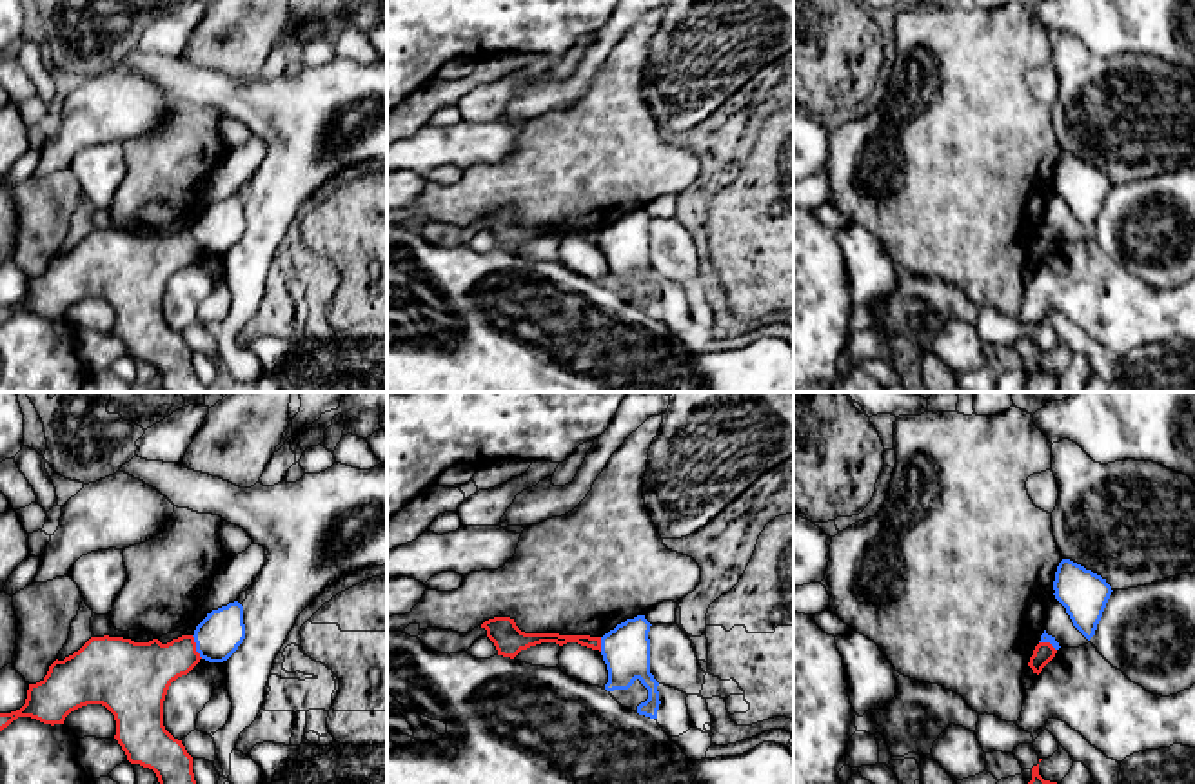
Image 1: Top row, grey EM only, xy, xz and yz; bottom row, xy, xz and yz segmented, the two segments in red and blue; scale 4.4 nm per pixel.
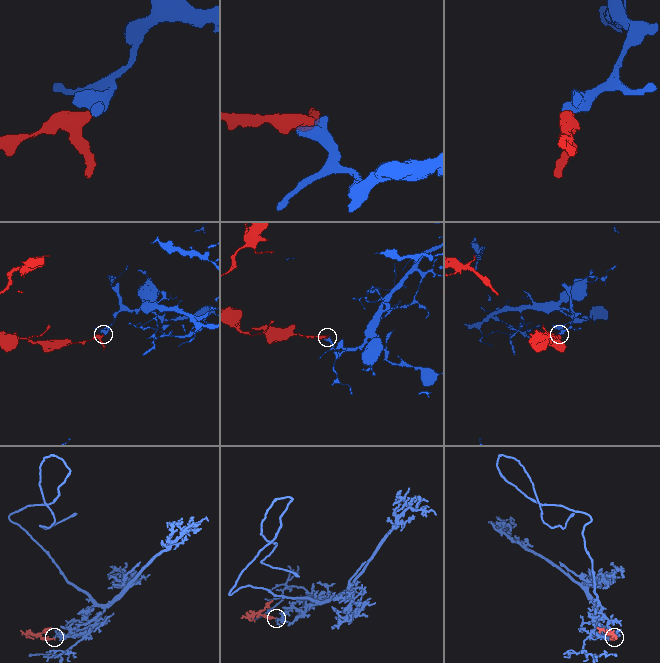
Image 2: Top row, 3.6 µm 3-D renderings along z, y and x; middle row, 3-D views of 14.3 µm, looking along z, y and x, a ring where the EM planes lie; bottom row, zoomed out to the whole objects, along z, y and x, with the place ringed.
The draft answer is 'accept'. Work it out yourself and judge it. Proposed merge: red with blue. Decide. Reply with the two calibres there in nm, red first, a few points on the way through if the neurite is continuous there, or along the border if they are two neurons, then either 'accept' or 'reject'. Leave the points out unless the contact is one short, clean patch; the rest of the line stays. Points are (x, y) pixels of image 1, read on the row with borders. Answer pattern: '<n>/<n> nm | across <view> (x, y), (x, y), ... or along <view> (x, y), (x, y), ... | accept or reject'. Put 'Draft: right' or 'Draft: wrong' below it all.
260/200 nm | along xy (191, 636), (202, 657) | reject
Draft: wrong

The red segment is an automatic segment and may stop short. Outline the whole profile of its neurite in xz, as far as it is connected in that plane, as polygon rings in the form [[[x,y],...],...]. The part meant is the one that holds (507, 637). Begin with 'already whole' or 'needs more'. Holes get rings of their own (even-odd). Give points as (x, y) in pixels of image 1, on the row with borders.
already whole | [[[494,617],[481,624],[487,630],[487,637],[494,642],[498,655],[514,659],[521,650],[541,642],[556,642],[559,646],[567,642],[578,642],[581,646],[601,652],[601,637],[590,635],[559,635],[559,633],[525,633],[514,619]]]

